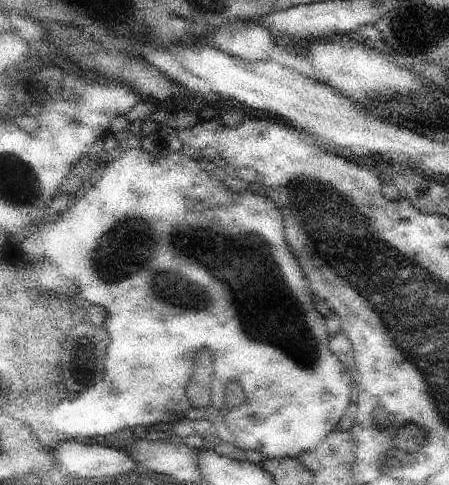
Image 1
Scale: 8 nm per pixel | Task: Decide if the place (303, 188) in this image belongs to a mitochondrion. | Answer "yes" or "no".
yes

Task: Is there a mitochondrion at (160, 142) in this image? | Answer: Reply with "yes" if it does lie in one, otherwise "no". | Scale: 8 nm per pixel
no

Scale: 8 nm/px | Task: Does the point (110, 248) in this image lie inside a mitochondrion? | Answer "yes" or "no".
yes

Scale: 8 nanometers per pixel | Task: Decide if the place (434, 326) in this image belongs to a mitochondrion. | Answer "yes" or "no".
yes

